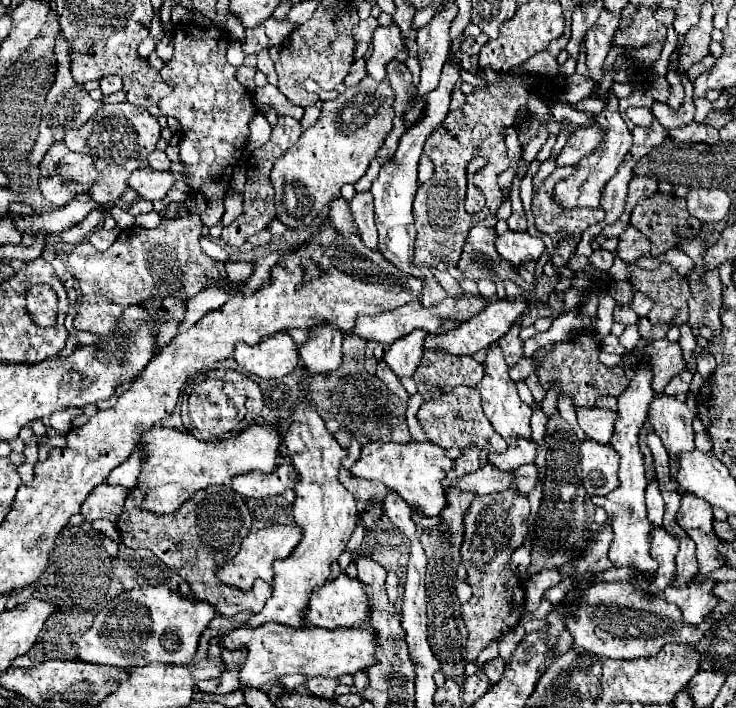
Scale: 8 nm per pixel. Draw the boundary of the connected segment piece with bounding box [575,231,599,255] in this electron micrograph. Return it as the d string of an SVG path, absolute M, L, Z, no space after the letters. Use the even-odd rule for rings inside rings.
M585 231L583 237L581 237L581 241L579 241L579 245L577 245L577 251L575 251L575 253L579 253L579 255L591 255L591 253L593 253L593 249L591 249L591 239L597 237L597 235L599 235L599 233Z

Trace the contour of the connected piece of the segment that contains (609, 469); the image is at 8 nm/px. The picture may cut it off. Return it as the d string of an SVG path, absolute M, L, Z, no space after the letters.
M585 439L581 443L581 481L589 495L607 495L609 491L613 491L619 485L617 471L619 471L619 455L611 451L611 445L601 445L595 443L593 439Z

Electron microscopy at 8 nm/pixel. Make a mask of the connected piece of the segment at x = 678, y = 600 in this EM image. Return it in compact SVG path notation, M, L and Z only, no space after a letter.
M691 581L687 587L667 587L665 599L683 611L687 623L701 623L717 605L715 595L711 595L713 587L713 581Z

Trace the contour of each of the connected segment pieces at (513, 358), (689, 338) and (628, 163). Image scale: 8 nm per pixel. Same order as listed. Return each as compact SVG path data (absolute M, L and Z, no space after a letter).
M519 321L507 331L507 335L503 335L497 343L499 347L503 349L503 355L505 355L505 361L509 367L513 367L521 357L523 357L523 341L519 339Z
M685 323L685 325L681 325L679 329L681 329L679 345L683 347L683 355L685 355L685 361L687 361L687 365L689 365L689 361L691 361L691 353L693 353L693 349L695 349L695 337L693 337L691 327L689 327L687 323Z
M627 153L623 163L619 165L617 173L605 185L605 191L603 191L603 197L601 197L601 203L603 203L603 209L605 209L605 219L603 219L605 225L617 221L621 217L623 209L625 209L627 183L633 177L633 167L635 167L635 159Z

